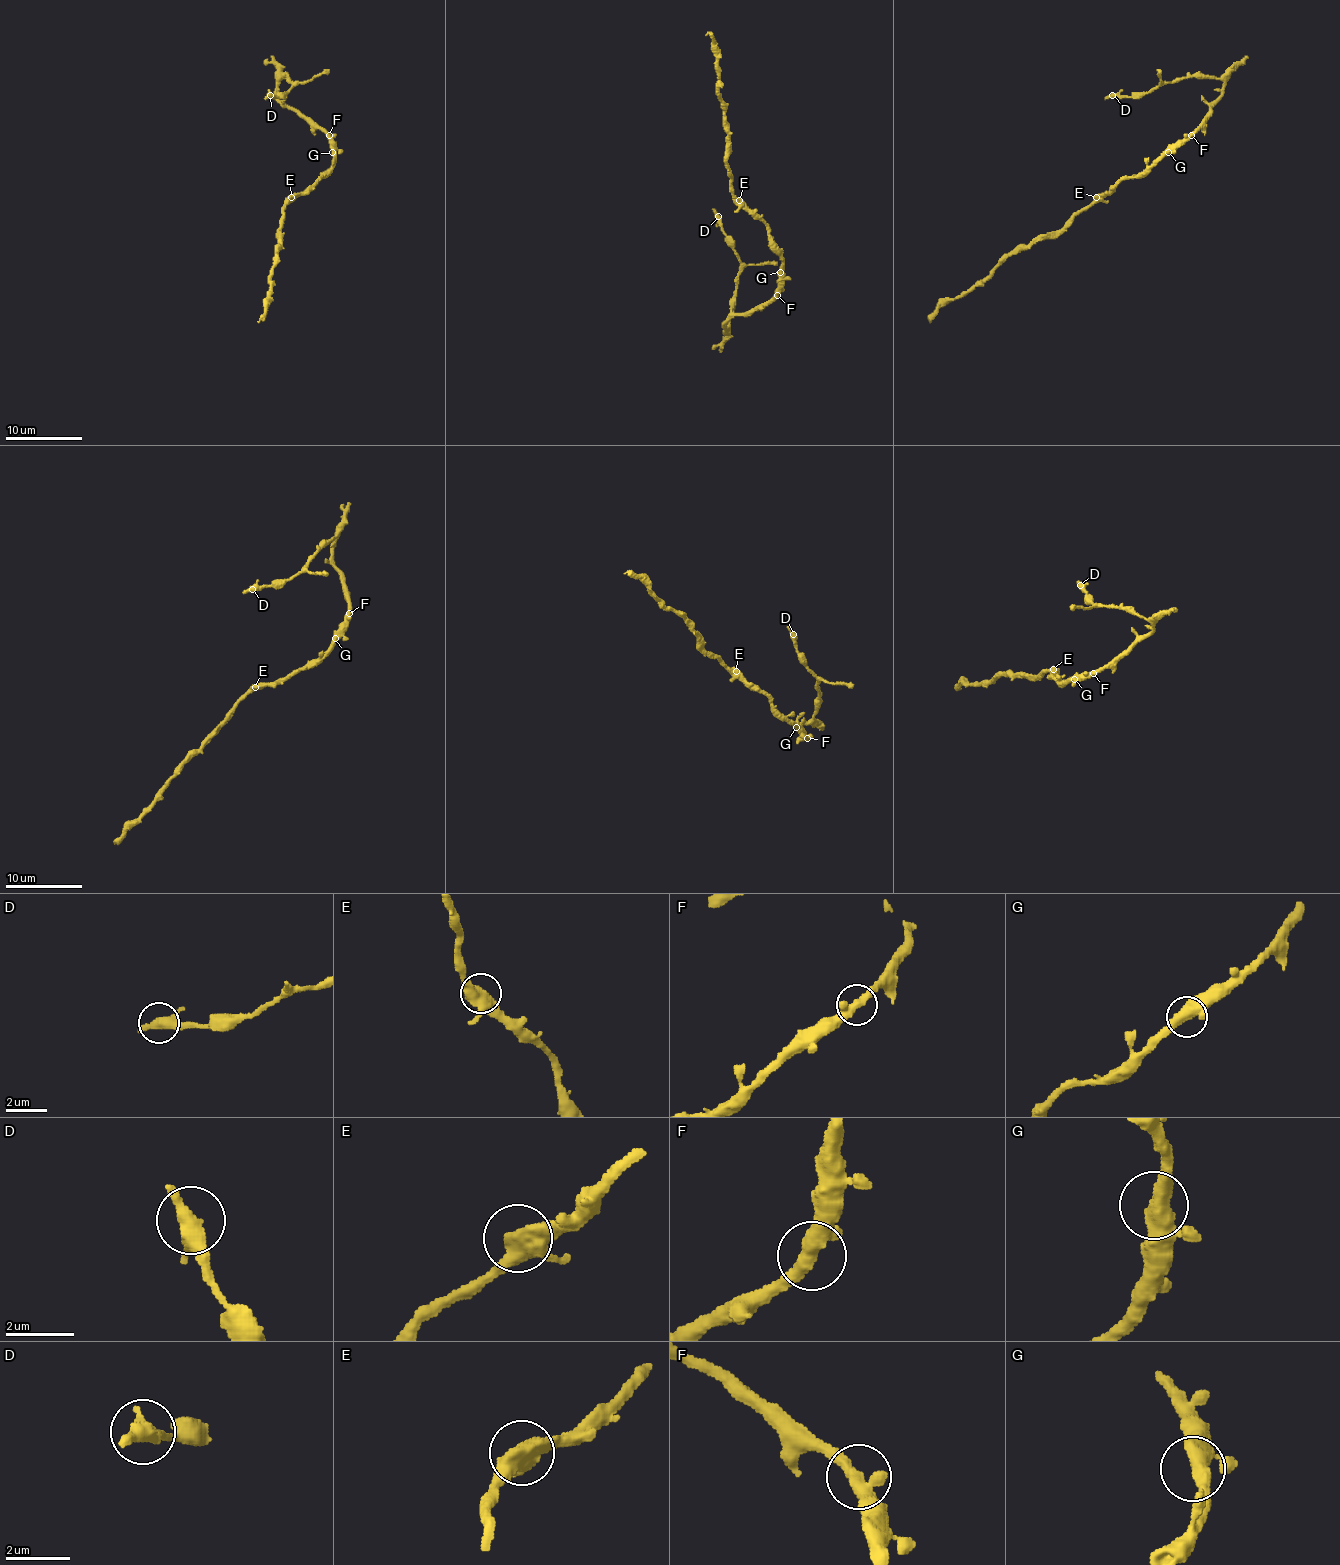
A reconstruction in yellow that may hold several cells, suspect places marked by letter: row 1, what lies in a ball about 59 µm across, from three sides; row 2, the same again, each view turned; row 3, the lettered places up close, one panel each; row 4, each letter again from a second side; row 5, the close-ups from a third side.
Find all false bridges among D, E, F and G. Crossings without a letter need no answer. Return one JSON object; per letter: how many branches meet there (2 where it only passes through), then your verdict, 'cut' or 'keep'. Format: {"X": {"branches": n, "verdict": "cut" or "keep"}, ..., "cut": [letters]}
{"D": {"branches": 3, "verdict": "keep"}, "E": {"branches": 3, "verdict": "keep"}, "F": {"branches": 3, "verdict": "keep"}, "G": {"branches": 3, "verdict": "keep"}, "cut": []}

